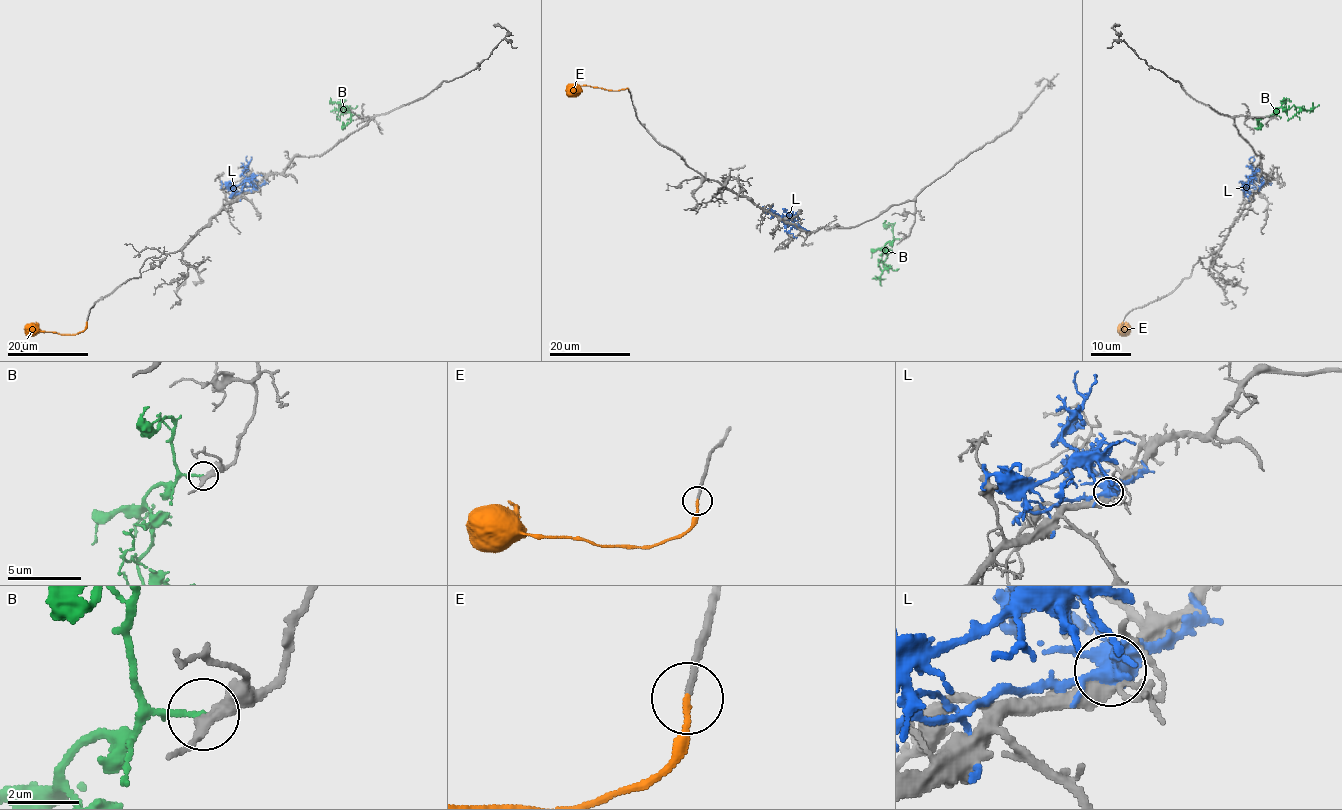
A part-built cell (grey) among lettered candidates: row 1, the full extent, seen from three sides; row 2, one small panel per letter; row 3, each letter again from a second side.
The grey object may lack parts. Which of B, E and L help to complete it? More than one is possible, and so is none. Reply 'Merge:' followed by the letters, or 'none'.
Merge: E

